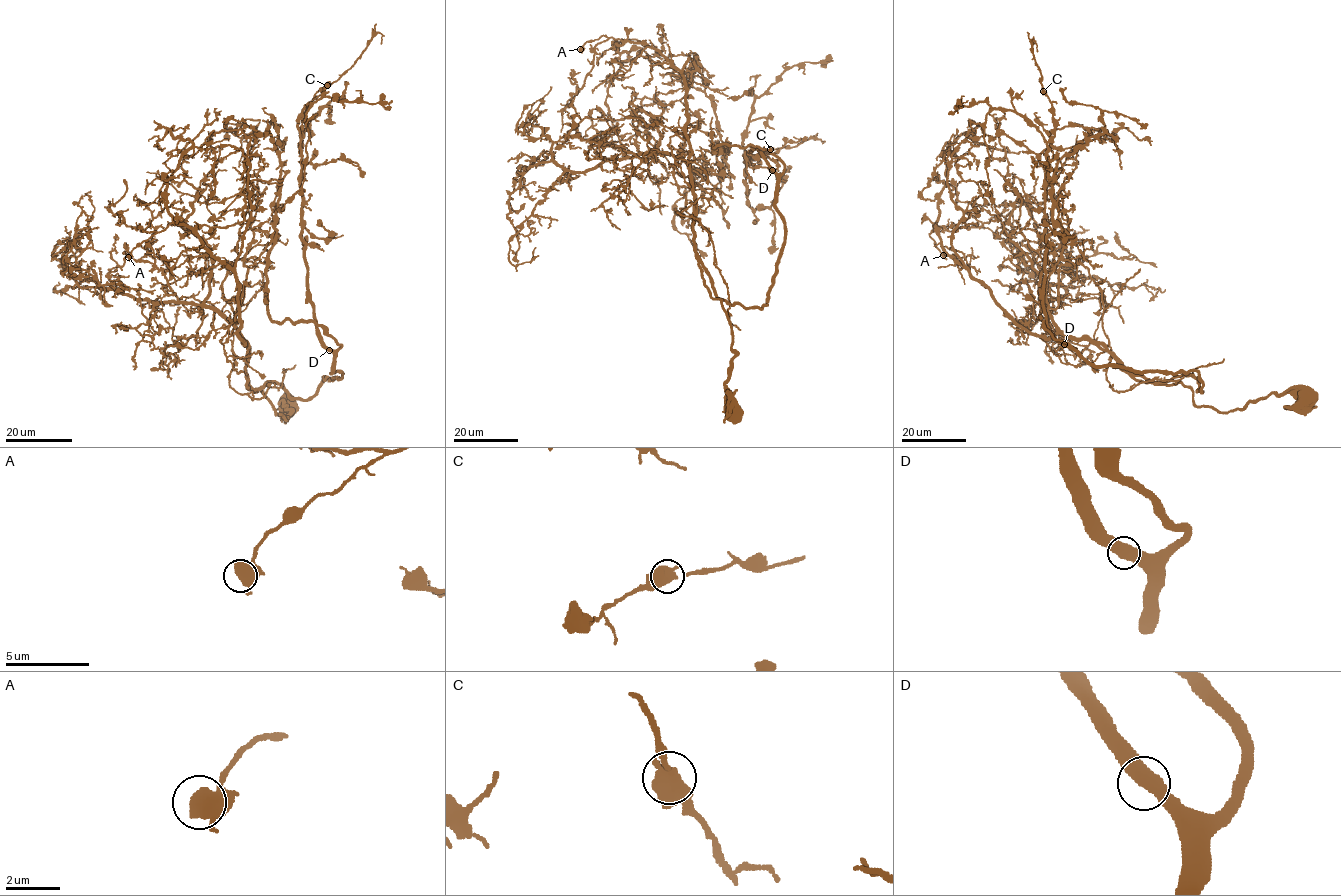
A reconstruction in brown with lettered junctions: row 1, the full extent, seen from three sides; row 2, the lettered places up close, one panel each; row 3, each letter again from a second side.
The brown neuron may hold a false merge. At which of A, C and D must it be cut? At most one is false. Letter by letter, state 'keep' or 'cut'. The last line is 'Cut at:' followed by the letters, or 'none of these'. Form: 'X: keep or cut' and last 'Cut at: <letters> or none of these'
A: keep
C: keep
D: keep
Cut at: none of these

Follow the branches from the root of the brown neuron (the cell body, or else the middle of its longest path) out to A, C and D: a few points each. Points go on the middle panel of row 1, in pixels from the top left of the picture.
A: (737, 415), (726, 400), (731, 325), (694, 245), (684, 76), (644, 44), (601, 35), (580, 49)
C: (737, 415), (731, 325), (699, 263), (727, 303), (767, 303), (777, 174), (744, 156), (771, 149)
D: (737, 415), (726, 400), (735, 354), (731, 325), (699, 263), (727, 303), (767, 303), (784, 237), (772, 170)

